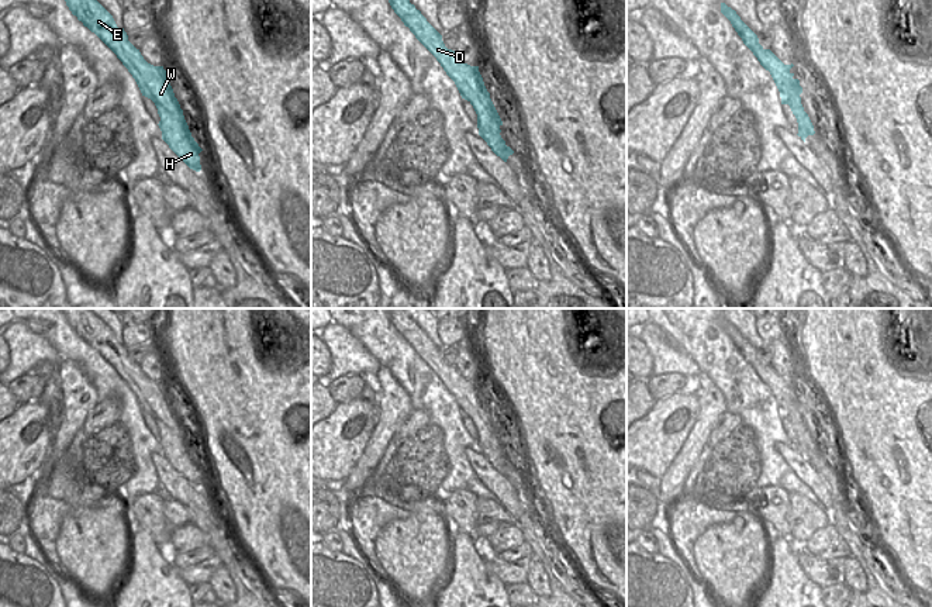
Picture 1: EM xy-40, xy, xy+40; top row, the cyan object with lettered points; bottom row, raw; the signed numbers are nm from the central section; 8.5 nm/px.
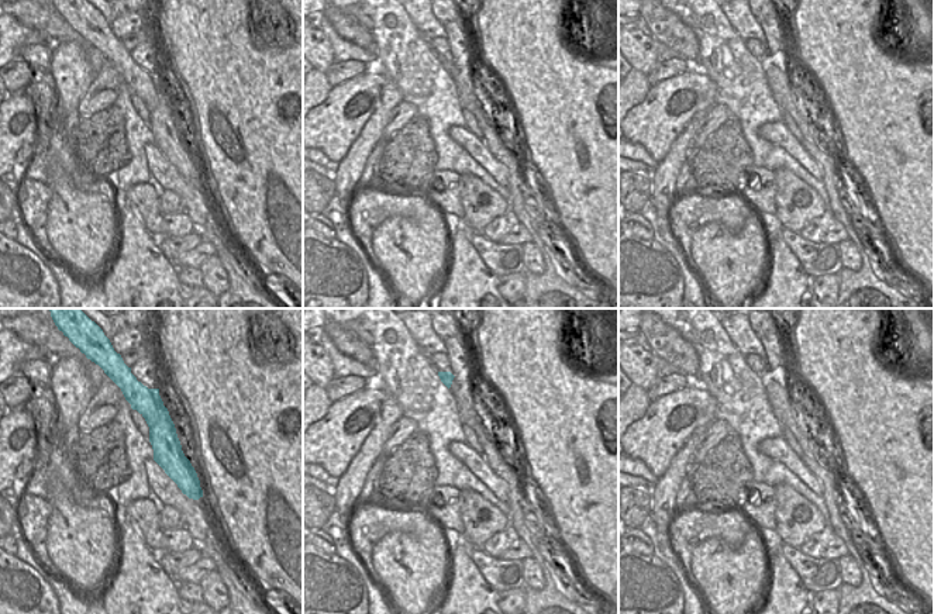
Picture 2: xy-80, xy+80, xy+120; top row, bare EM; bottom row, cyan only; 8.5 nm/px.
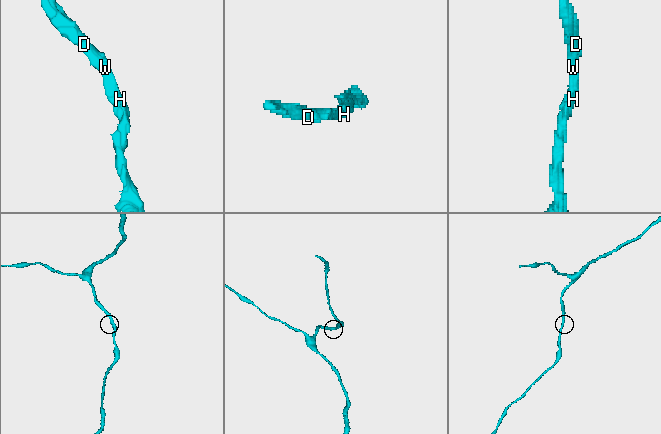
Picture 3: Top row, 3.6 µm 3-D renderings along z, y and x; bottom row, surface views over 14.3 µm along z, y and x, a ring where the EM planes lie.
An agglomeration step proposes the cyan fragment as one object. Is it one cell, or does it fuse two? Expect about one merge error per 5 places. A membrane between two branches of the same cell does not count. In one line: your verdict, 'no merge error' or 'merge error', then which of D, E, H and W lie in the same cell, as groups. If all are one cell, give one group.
no merge error; D E H W

